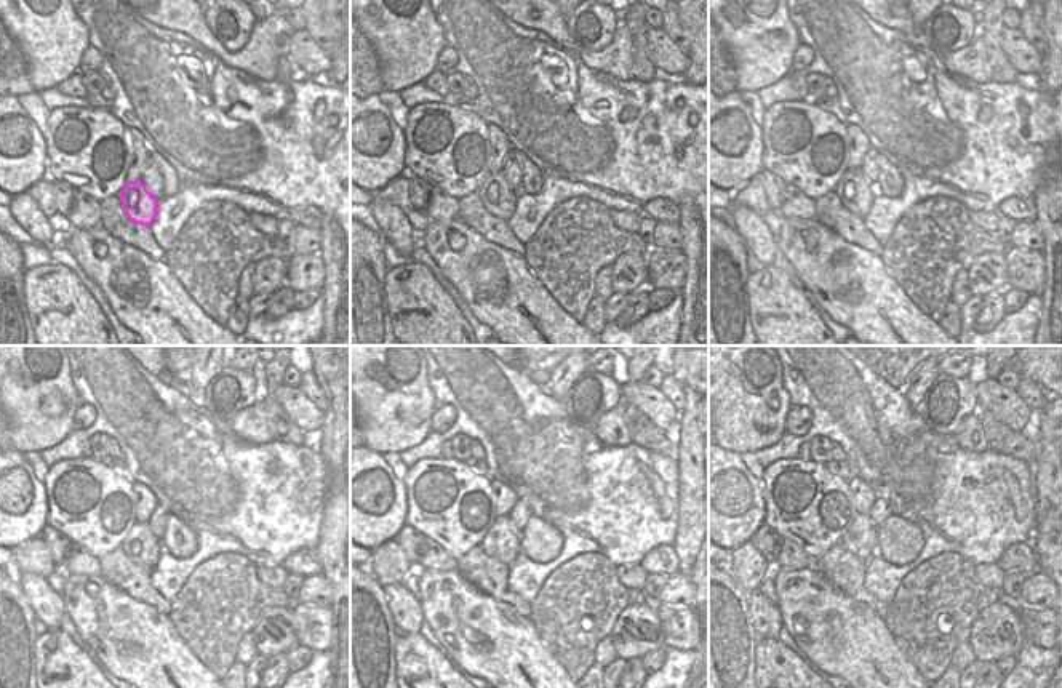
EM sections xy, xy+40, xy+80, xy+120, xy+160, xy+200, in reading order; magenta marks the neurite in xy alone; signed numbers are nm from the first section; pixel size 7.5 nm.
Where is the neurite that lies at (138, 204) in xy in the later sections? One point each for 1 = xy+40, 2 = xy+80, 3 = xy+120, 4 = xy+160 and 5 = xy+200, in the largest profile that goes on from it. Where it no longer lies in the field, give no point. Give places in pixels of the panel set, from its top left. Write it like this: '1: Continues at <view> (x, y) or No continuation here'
1: Continues at xy+40 (499, 199)
2: Continues at xy+80 (856, 192)
3: Continues at xy+120 (141, 546)
4: Continues at xy+160 (501, 541)
5: Continues at xy+200 (861, 538).

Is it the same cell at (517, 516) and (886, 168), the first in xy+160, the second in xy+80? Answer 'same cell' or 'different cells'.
different cells

